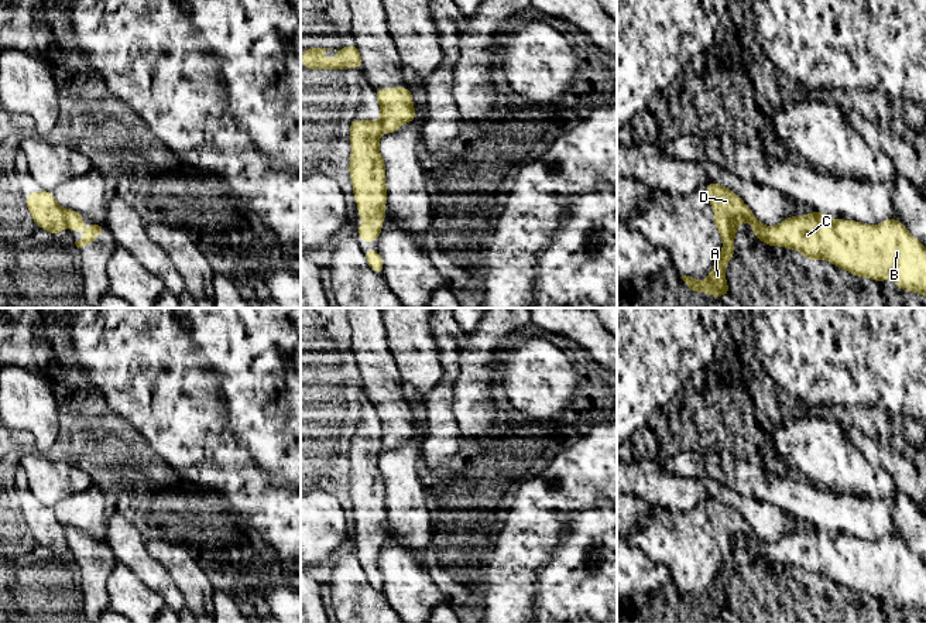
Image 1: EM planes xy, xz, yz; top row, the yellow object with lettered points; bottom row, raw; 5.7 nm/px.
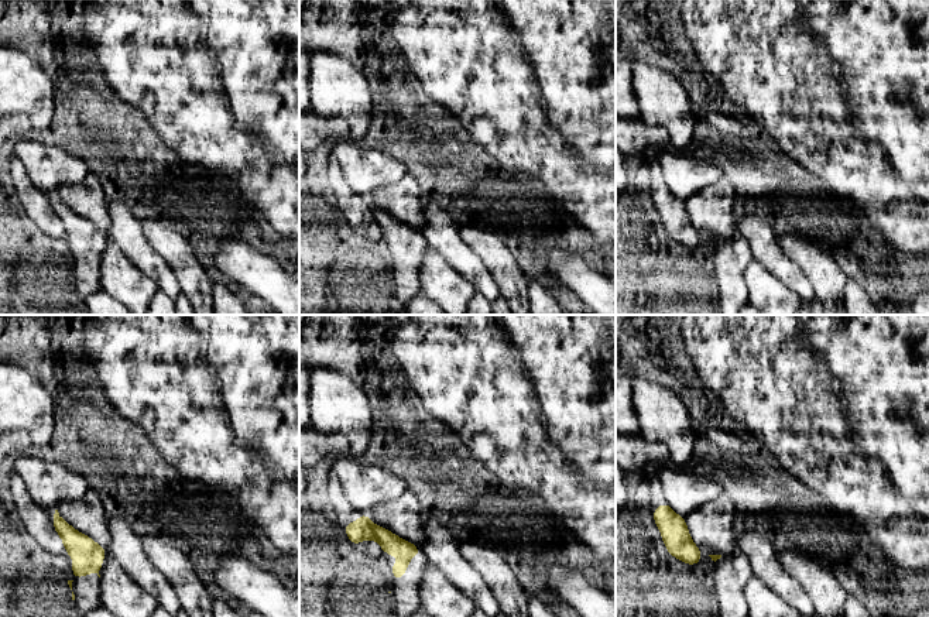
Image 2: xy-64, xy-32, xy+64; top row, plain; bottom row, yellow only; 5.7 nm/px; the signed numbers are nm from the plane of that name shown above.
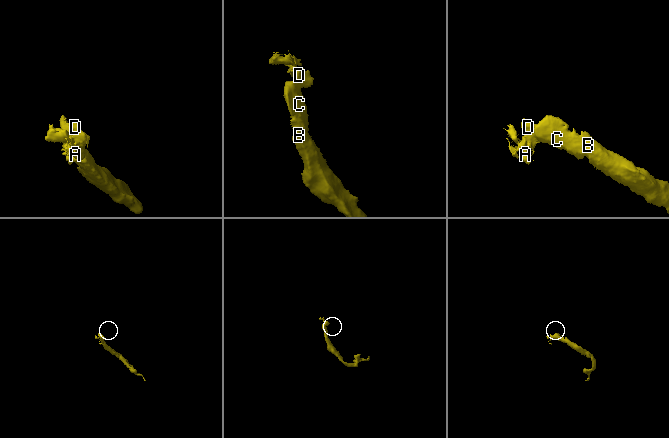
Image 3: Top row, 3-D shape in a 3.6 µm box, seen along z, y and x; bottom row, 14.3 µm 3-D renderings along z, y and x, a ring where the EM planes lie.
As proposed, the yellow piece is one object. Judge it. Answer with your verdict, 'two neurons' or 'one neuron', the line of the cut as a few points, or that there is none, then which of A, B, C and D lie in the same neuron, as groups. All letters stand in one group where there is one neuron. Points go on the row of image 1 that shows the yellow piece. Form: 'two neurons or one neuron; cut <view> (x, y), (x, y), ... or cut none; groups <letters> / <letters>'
two neurons; cut xy (61, 209), (65, 221); groups A D / B C

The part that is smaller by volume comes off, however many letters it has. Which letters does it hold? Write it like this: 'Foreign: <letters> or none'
Foreign: A, D

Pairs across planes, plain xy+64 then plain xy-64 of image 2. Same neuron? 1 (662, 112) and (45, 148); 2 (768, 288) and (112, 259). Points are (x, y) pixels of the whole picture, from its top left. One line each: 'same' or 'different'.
1: different
2: same

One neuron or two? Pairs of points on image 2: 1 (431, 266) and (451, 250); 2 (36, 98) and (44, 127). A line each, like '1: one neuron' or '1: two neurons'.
1: two neurons
2: one neuron

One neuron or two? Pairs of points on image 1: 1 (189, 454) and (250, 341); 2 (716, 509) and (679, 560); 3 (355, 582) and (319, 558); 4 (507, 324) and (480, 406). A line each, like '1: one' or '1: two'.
1: one
2: one
3: two
4: one

